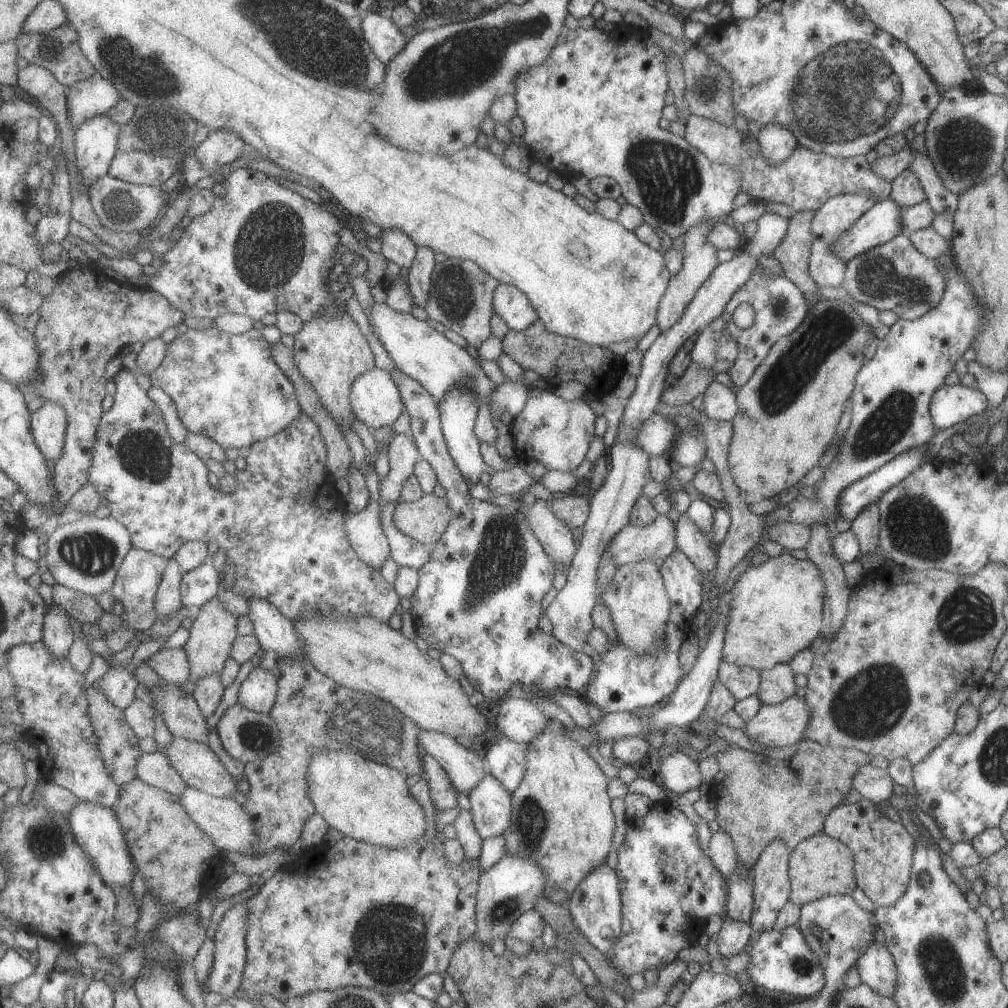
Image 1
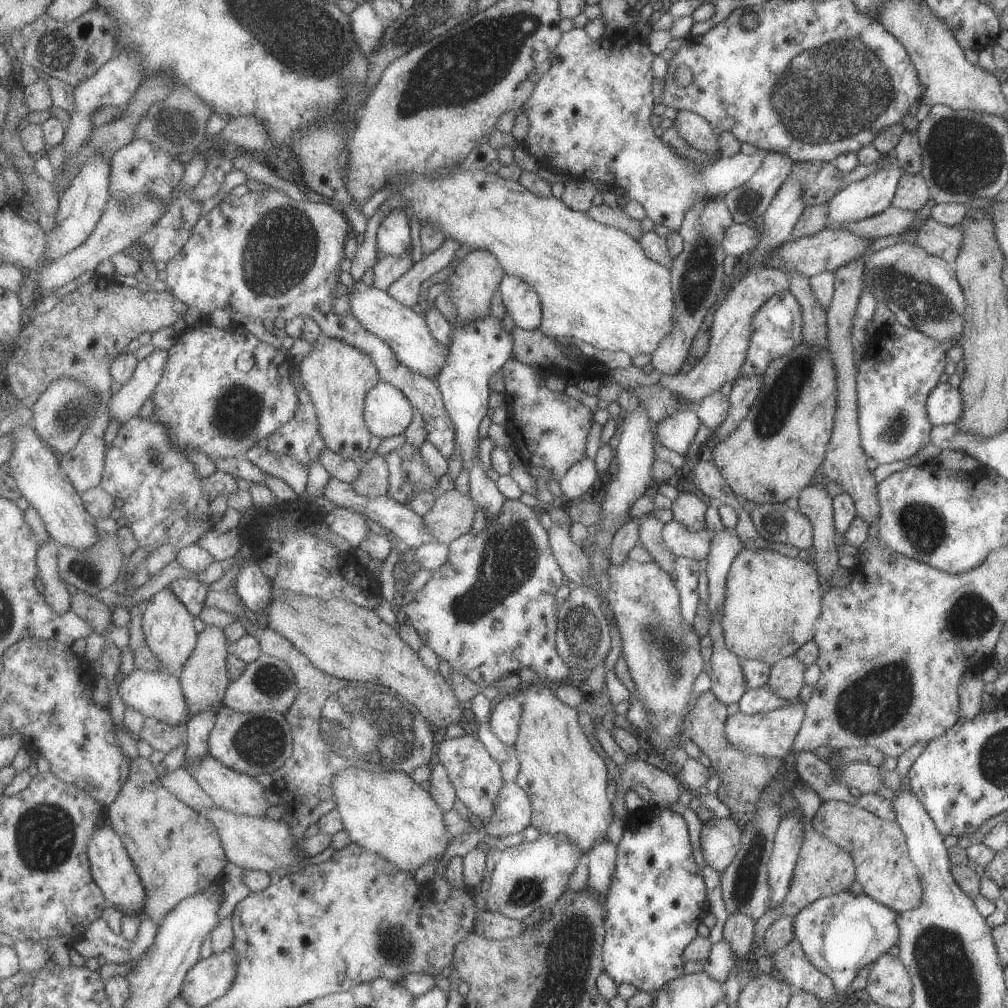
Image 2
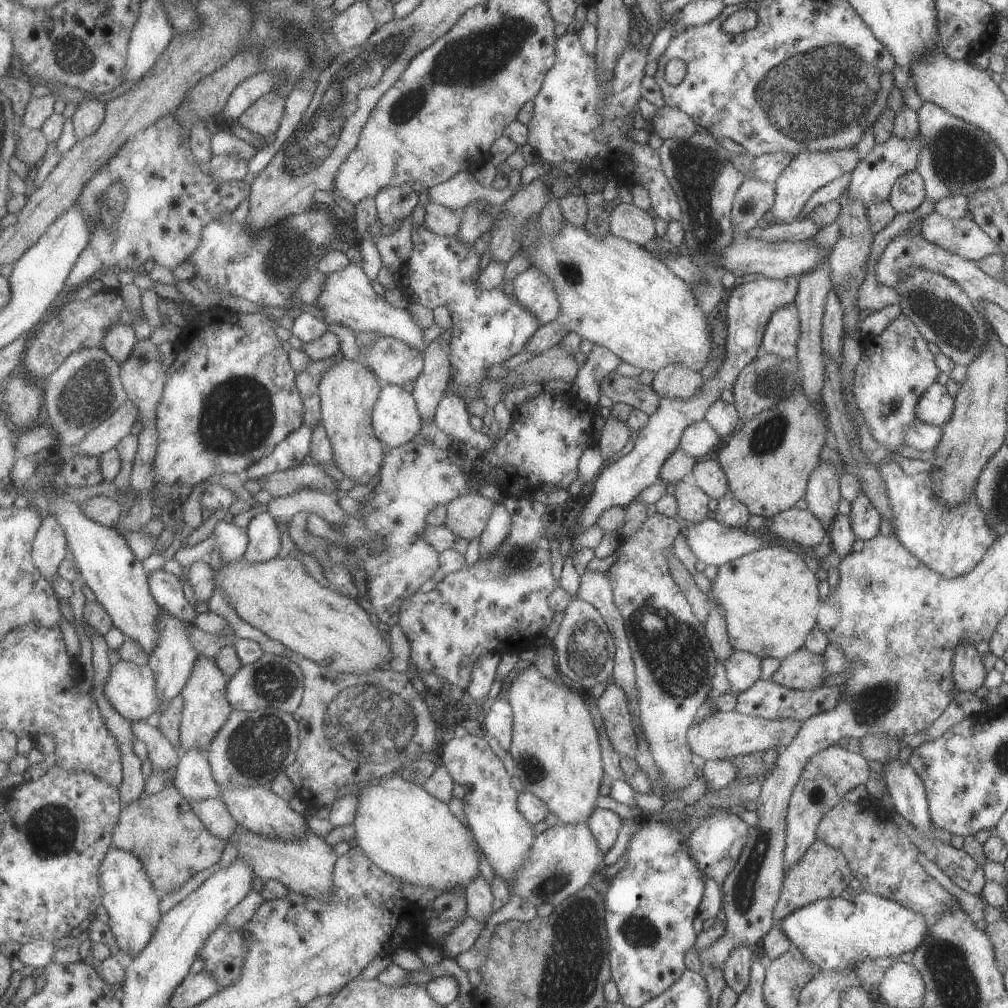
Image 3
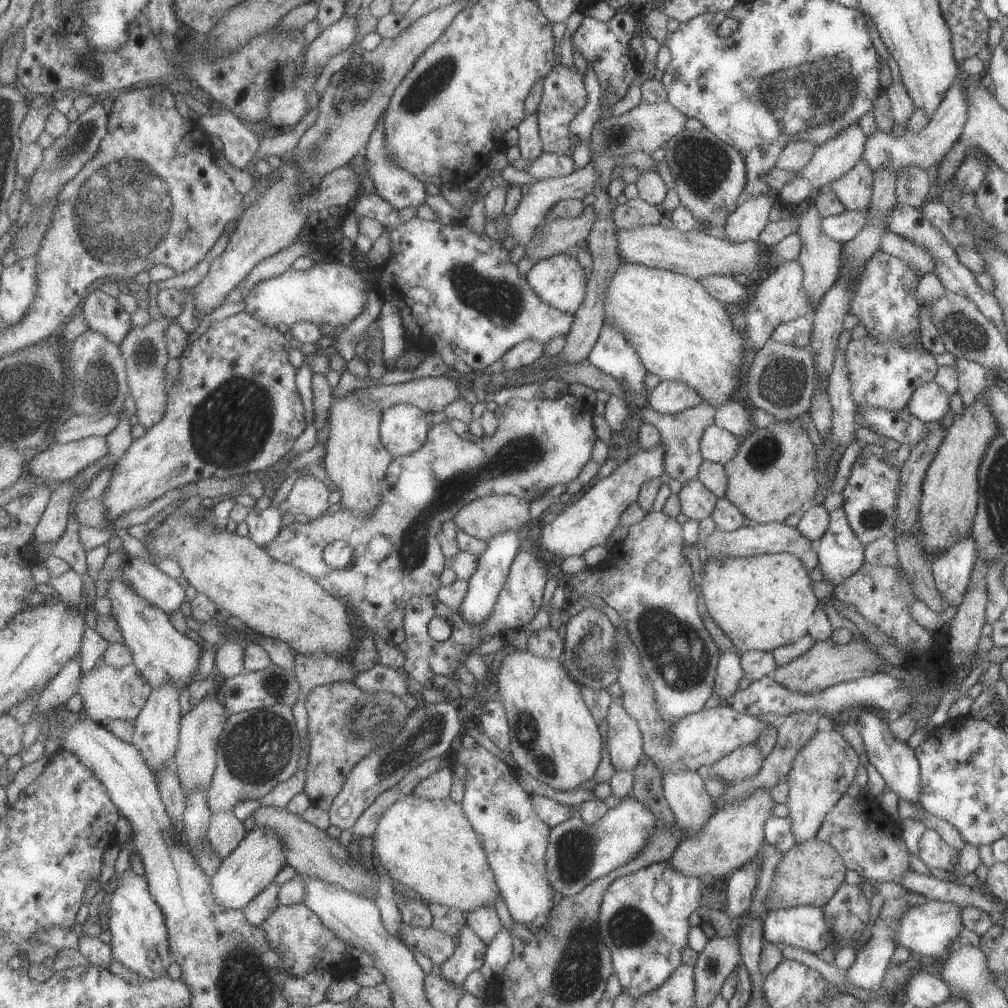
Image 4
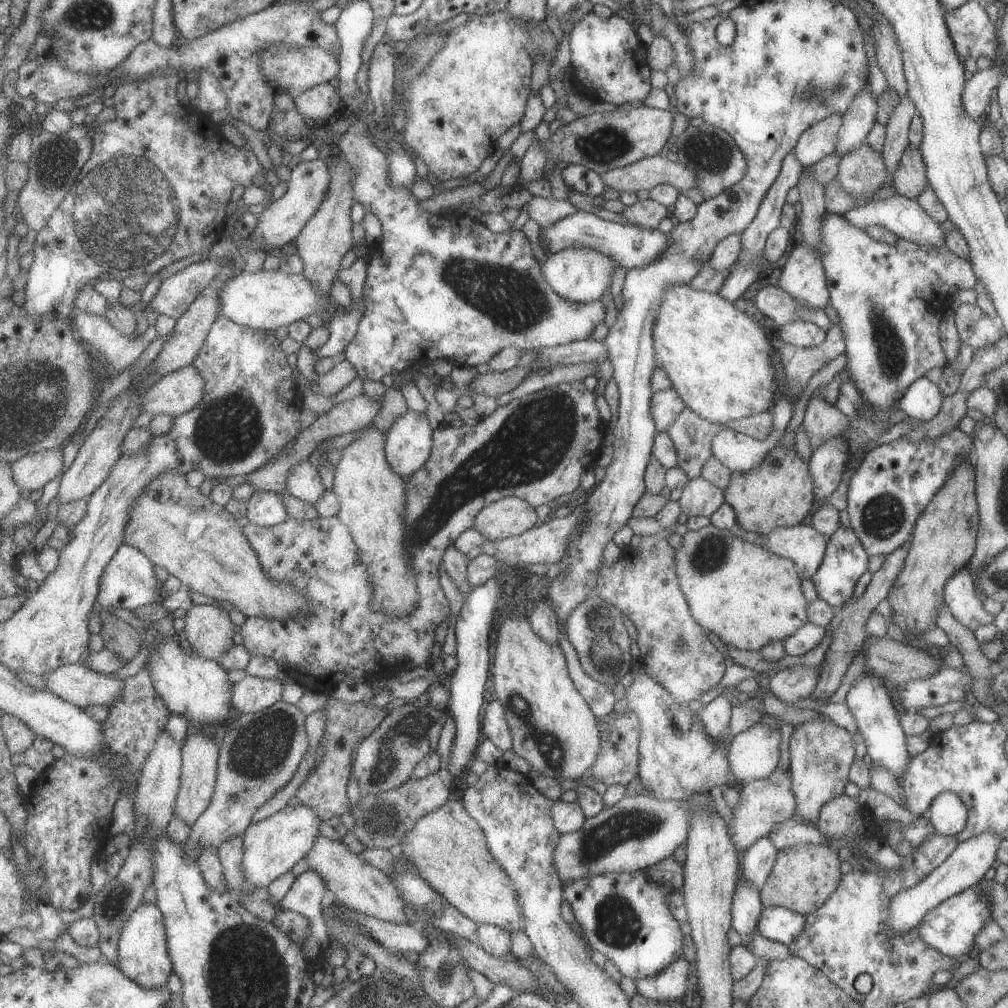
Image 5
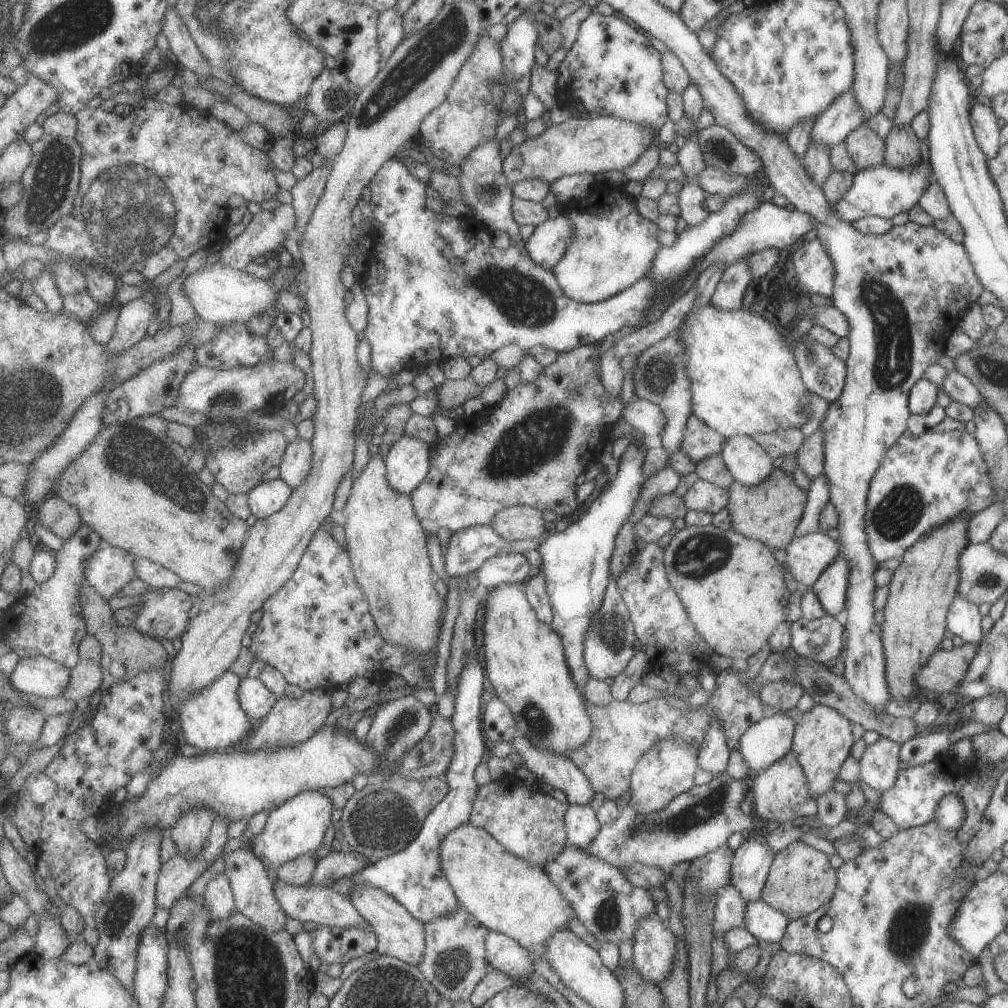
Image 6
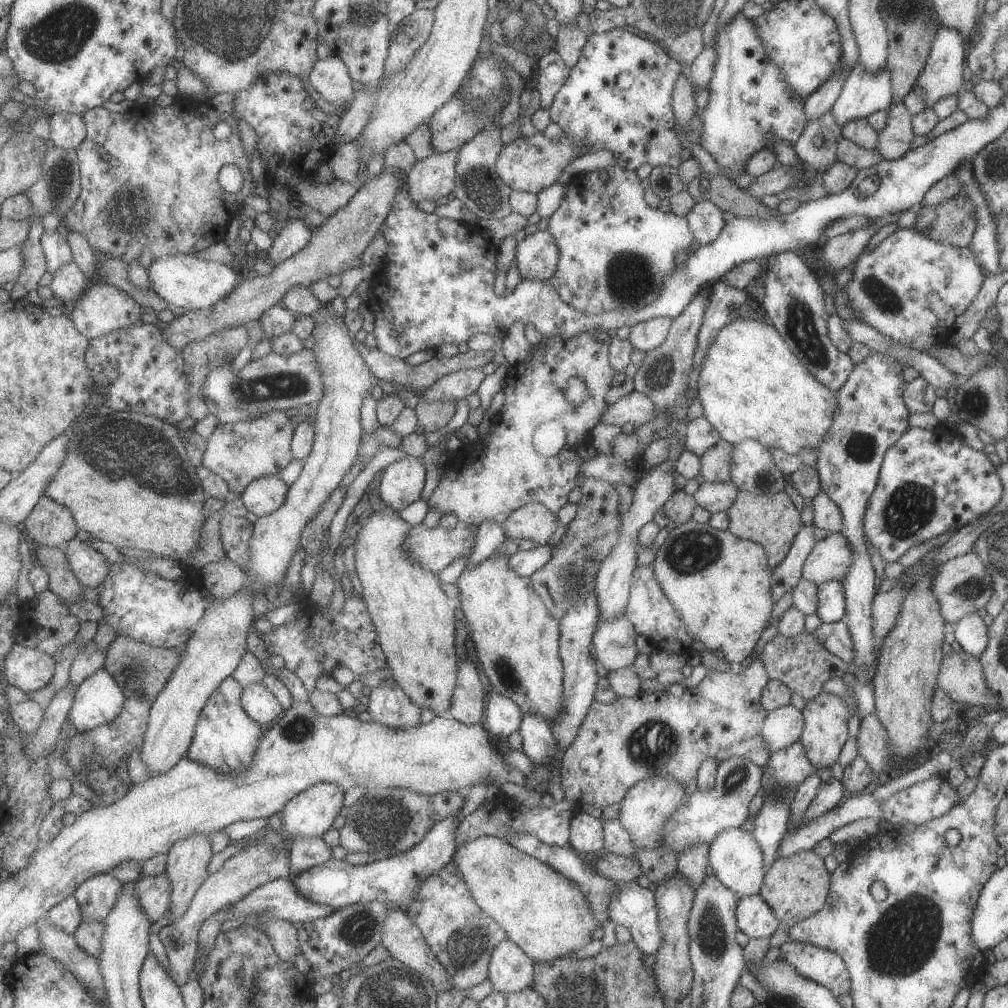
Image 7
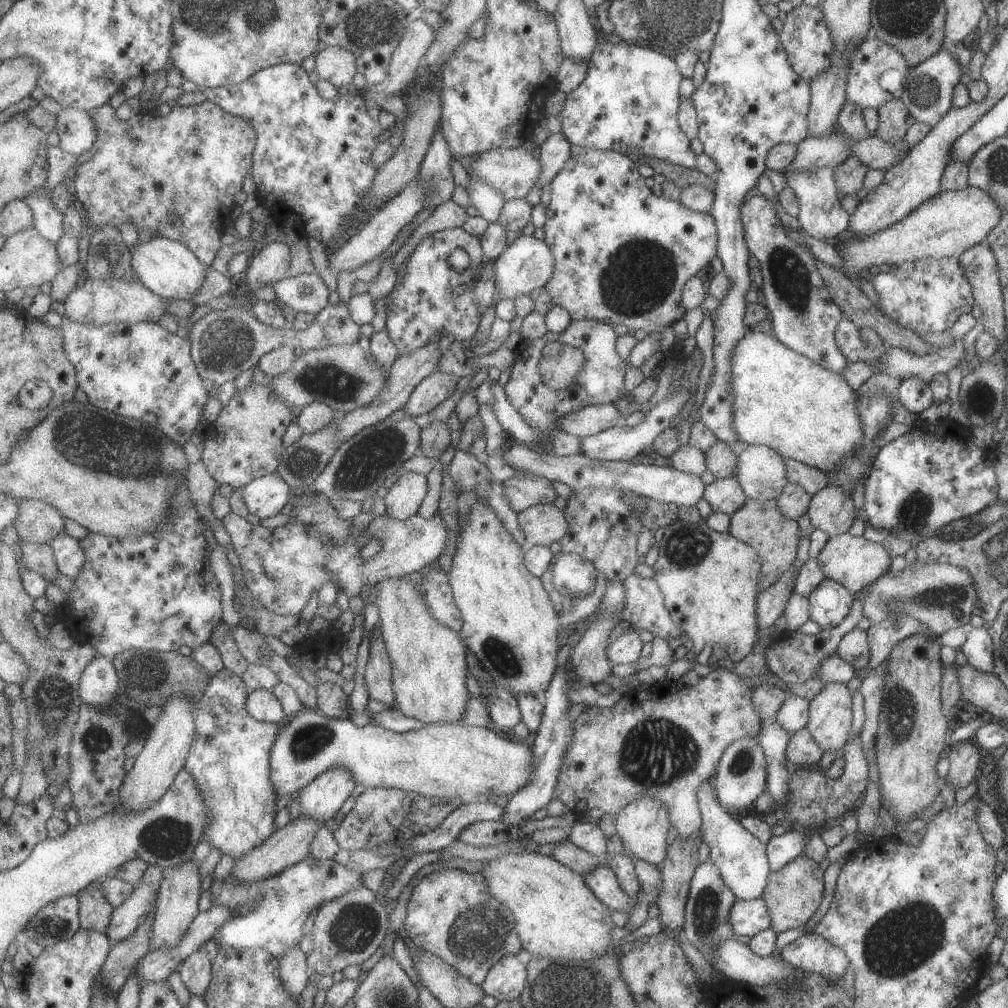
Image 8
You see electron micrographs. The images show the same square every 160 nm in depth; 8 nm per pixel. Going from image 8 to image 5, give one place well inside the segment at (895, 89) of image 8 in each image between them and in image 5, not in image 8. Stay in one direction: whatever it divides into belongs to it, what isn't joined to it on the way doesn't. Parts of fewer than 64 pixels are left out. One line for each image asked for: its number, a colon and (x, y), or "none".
5: (818, 140)
6: (843, 114)
7: (863, 93)

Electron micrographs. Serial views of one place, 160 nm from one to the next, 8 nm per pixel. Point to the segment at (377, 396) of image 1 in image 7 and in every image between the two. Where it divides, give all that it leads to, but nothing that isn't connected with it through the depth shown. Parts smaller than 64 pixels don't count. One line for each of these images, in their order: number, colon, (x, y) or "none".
2: (389, 412)
3: (397, 420)
4: (405, 429)
5: (409, 444)
6: (409, 462)
7: (404, 481)

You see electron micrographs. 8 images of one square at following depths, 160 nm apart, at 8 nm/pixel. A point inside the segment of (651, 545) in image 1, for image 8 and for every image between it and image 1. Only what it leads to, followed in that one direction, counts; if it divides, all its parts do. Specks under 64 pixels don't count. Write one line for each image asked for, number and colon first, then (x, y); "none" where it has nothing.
2: (682, 542)
3: (712, 543)
4: (770, 538)
5: (801, 543)
6: (807, 557)
7: (829, 558)
8: (853, 562)

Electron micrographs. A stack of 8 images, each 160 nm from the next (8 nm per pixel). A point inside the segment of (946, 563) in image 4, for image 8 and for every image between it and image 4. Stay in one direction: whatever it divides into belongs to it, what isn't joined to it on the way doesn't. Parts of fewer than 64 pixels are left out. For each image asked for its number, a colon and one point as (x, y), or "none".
5: (959, 593)
6: (962, 619)
7: (970, 632)
8: (977, 648)

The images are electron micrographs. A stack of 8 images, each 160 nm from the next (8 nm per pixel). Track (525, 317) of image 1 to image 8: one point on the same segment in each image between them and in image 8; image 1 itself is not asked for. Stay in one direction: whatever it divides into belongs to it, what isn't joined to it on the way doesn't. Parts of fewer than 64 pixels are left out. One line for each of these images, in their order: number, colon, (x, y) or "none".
2: (520, 297)
3: (533, 288)
4: (559, 280)
5: (580, 275)
6: (612, 246)
7: (614, 250)
8: (621, 255)

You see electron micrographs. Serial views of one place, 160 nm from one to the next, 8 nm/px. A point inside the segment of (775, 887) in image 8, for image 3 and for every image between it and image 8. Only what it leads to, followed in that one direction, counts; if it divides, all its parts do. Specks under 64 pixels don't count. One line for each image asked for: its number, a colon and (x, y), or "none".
3: (822, 872)
4: (807, 874)
5: (802, 877)
6: (799, 880)
7: (796, 886)

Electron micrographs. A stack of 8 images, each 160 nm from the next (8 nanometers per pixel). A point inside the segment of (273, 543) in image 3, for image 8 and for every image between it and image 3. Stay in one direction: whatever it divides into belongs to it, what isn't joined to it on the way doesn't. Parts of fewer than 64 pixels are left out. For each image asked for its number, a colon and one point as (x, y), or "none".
4: (265, 525)
5: (267, 508)
6: (265, 500)
7: (264, 496)
8: (266, 496)

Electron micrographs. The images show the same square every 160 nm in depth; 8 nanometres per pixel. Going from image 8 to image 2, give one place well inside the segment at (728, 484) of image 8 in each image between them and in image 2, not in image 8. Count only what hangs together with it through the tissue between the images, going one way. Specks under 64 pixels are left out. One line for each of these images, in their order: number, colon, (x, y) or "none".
2: (686, 508)
3: (691, 502)
4: (696, 502)
5: (698, 497)
6: (701, 496)
7: (713, 497)

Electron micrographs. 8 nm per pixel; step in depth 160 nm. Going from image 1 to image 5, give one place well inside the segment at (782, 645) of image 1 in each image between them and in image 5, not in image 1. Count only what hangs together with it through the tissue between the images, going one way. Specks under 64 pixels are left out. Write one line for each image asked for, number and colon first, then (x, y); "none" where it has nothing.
2: (771, 601)
3: (768, 598)
4: (762, 602)
5: (748, 596)

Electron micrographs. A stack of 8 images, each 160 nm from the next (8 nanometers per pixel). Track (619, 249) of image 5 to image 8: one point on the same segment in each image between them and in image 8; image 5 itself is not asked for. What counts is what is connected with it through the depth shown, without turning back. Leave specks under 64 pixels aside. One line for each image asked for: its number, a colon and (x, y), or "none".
6: (549, 240)
7: (537, 255)
8: (527, 264)

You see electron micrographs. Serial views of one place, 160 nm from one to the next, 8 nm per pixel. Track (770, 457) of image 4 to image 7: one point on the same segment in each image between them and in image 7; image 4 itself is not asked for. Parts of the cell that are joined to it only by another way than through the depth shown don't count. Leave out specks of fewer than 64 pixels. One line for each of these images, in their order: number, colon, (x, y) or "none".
5: (779, 493)
6: (769, 512)
7: (771, 520)

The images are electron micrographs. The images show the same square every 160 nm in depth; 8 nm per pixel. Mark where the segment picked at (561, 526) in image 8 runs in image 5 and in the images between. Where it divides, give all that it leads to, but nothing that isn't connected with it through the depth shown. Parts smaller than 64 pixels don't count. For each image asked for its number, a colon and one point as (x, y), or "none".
5: (511, 516)
6: (518, 523)
7: (533, 521)

